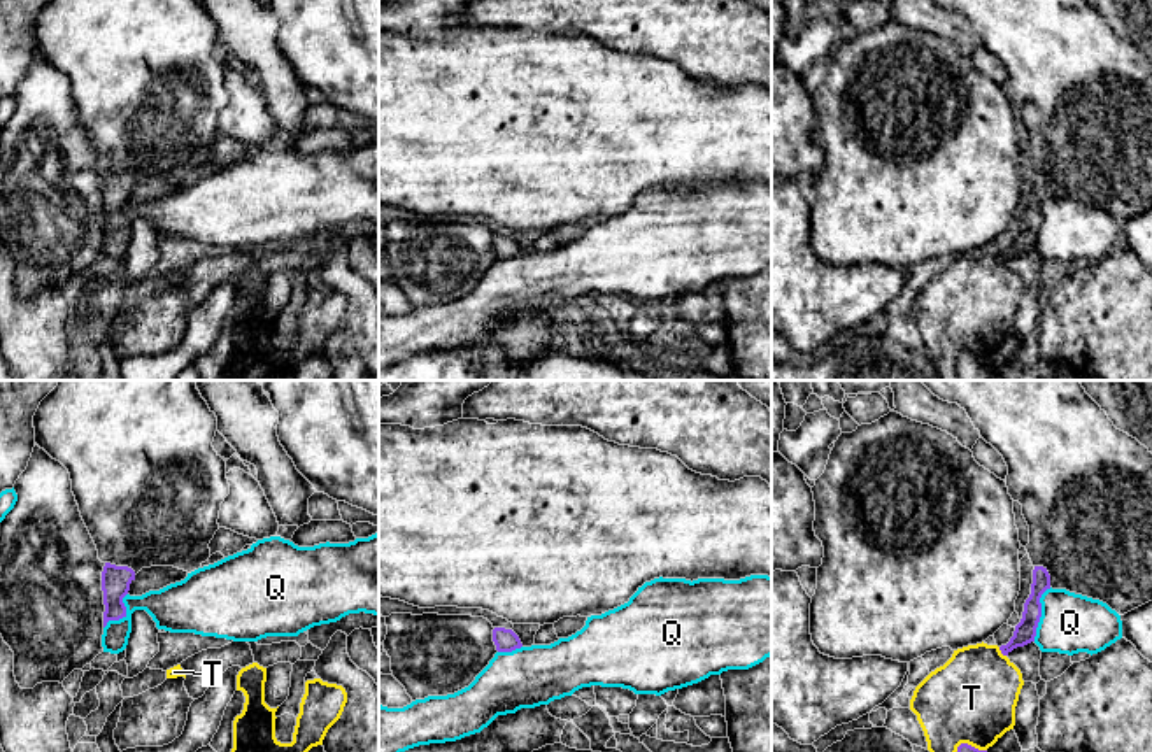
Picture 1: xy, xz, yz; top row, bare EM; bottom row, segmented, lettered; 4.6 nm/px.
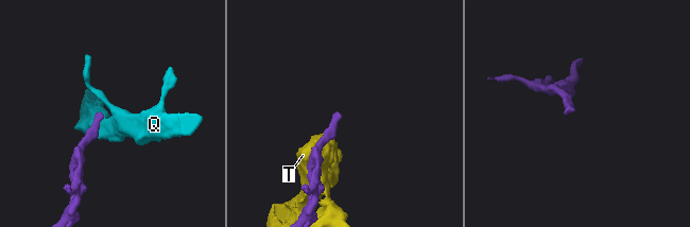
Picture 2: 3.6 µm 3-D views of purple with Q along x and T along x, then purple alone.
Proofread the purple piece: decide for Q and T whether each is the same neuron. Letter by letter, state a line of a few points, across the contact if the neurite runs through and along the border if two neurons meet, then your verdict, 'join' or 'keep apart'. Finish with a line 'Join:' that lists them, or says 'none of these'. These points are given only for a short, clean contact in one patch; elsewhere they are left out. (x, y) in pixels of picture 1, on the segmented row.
Q: line yz (1051, 588), (1040, 598), (1040, 621), (1033, 640); keep apart
T: keep apart
Join: none of these

